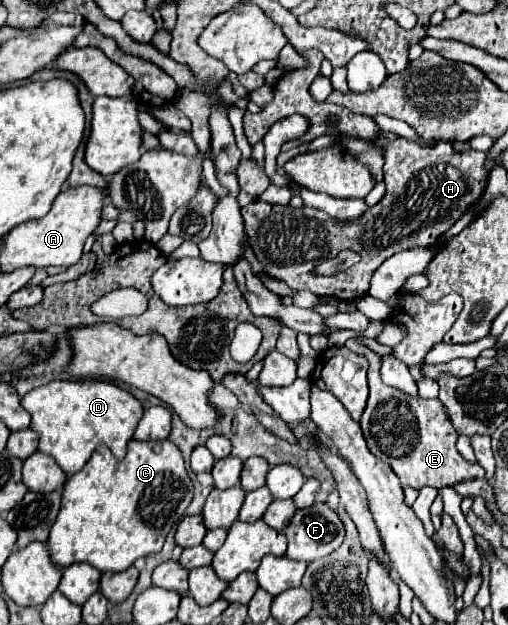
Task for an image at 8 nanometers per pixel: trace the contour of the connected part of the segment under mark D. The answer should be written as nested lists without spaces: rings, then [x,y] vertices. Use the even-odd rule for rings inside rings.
[[[51,381],[29,391],[21,407],[31,413],[31,429],[39,433],[39,451],[51,455],[67,475],[81,471],[97,445],[107,445],[117,459],[123,459],[127,441],[143,415],[141,403],[131,393],[105,381]]]

